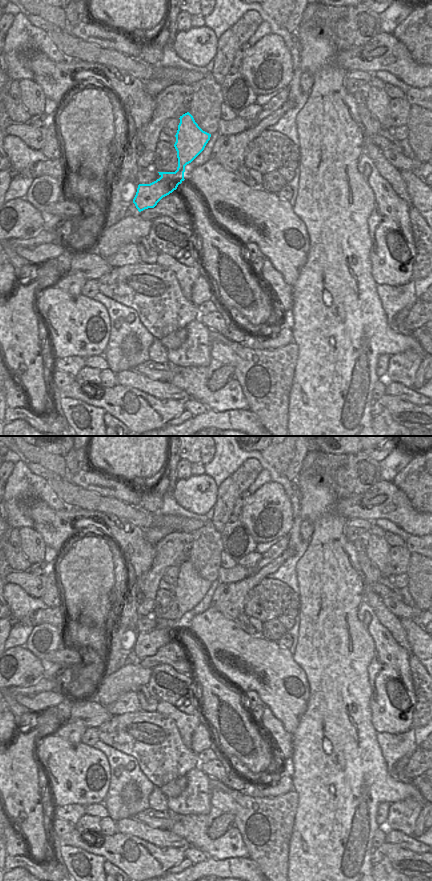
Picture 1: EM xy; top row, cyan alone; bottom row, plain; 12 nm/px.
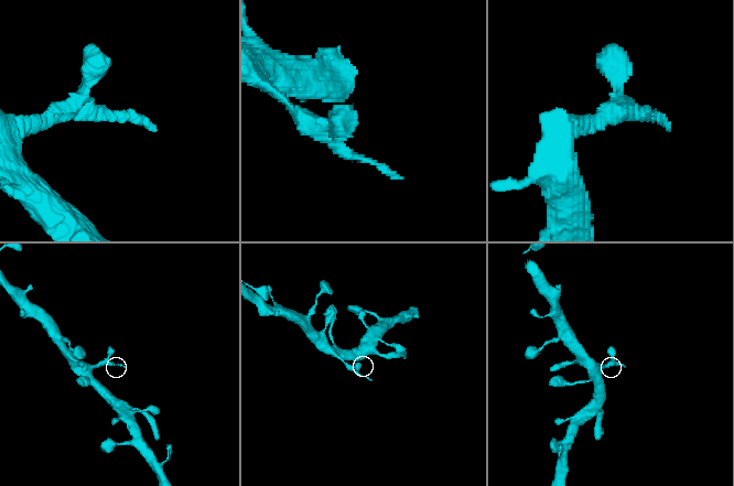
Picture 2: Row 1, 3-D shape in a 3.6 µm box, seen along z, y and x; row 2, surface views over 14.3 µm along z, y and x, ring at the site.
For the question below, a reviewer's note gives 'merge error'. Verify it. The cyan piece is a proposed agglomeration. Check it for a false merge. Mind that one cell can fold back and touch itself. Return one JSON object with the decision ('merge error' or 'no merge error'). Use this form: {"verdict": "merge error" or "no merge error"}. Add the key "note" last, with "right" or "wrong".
{"verdict": "no merge error", "note": "wrong"}

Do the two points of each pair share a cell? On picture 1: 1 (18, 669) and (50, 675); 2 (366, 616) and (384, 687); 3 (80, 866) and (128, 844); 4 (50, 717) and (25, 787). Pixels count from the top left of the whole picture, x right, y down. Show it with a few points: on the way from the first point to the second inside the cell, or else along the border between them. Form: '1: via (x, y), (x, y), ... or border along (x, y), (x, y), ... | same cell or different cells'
1: border along (32, 653), (43, 676), (23, 687) | different cells
2: via (379, 634), (385, 645), (385, 669) | same cell
3: border along (79, 847), (101, 855), (106, 860) | different cells
4: via (33, 734), (25, 742), (25, 770) | same cell

